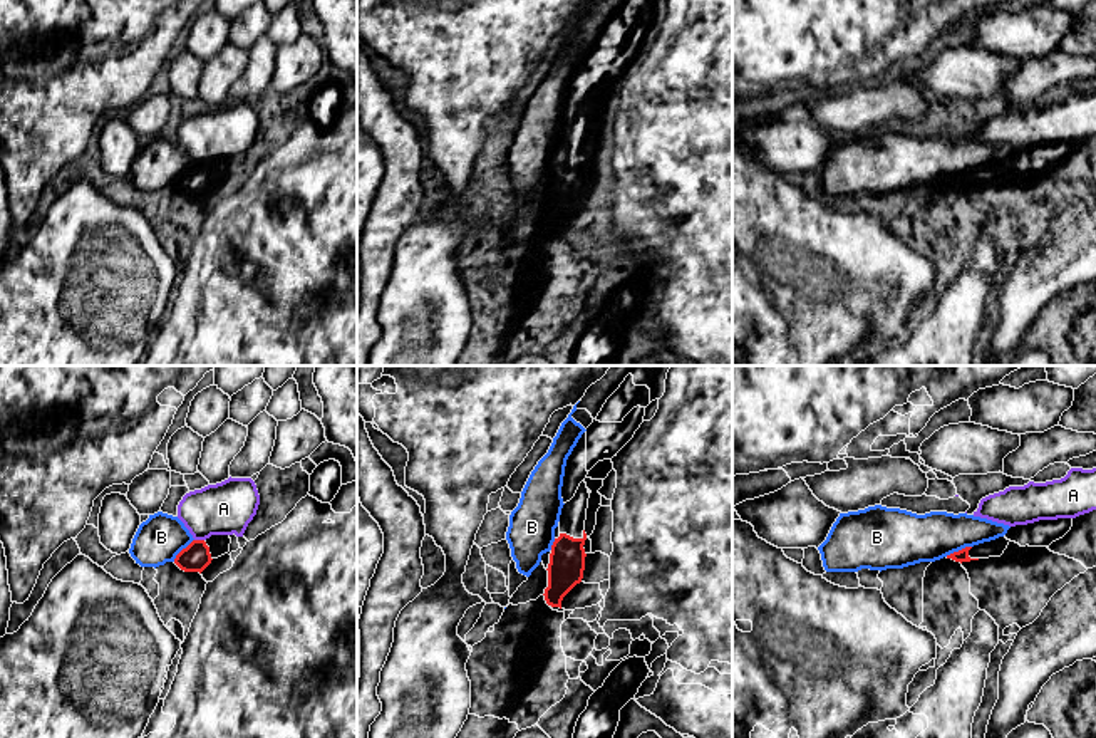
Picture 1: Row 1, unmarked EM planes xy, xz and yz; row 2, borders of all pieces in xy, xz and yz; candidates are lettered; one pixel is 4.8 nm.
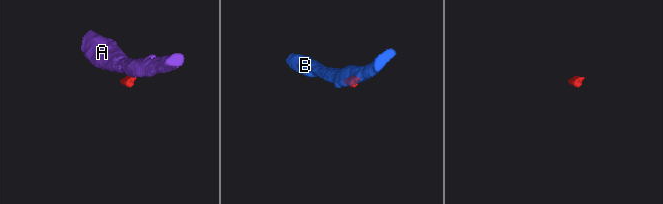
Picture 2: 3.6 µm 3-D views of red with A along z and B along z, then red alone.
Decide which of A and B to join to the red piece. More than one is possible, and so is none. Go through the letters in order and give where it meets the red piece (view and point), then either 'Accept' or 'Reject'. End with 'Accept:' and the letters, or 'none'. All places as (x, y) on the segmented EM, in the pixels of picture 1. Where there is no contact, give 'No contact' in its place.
A: Touches red at xy (200, 540). Reject
B: Touches red at yz (959, 550). Reject
Accept: none

